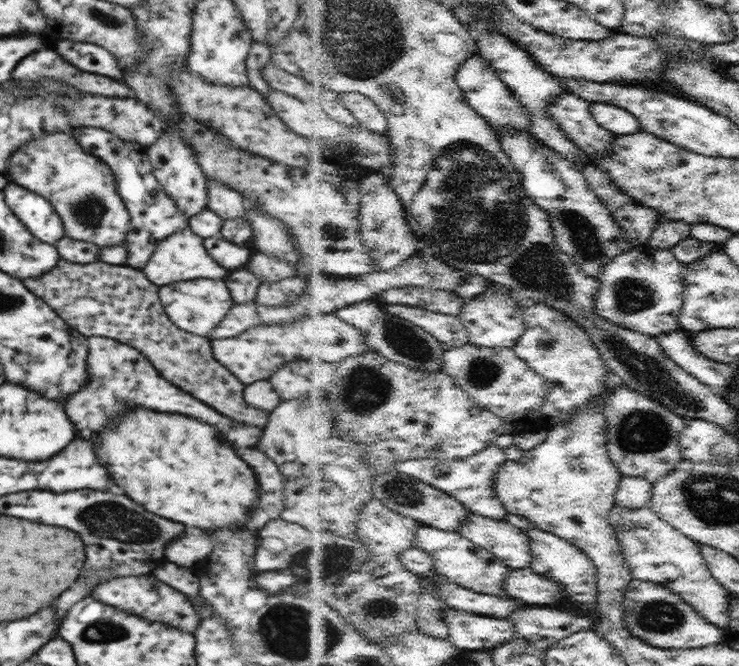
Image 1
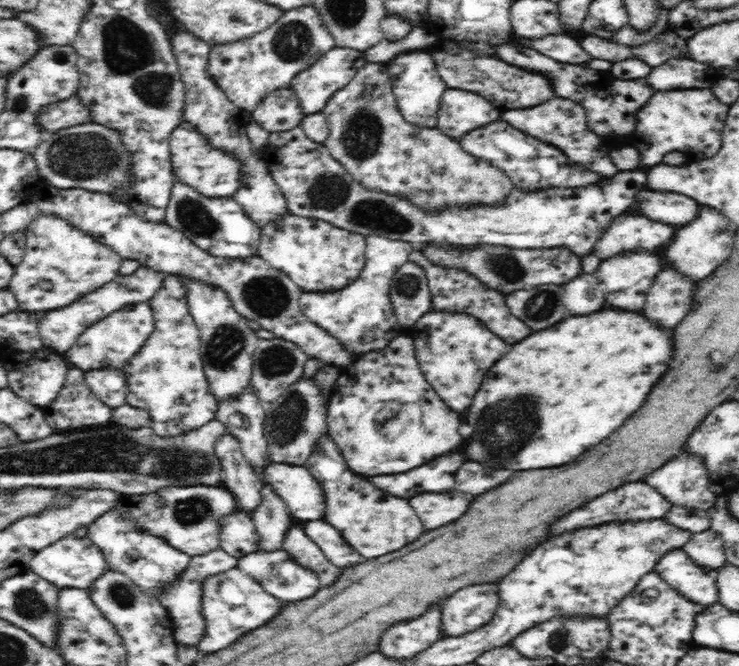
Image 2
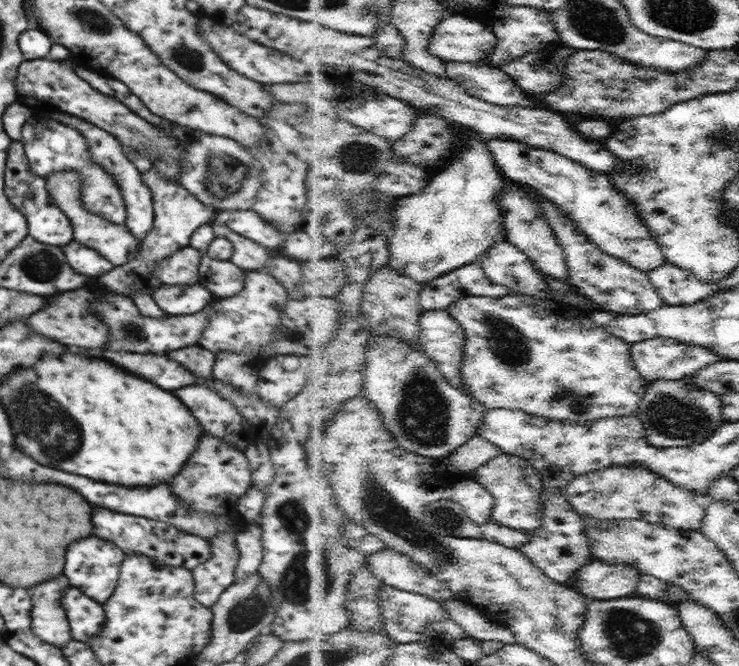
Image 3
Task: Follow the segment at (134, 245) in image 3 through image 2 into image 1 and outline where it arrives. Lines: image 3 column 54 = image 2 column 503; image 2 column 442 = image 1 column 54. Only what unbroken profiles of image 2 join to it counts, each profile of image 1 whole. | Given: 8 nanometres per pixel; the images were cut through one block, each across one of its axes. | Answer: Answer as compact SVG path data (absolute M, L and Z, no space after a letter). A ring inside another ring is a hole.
M50 134L22 145L8 160L4 178L48 200L62 219L66 237L99 247L125 242L131 229L131 220L128 209L118 194L114 173L102 160L82 150L71 134Z

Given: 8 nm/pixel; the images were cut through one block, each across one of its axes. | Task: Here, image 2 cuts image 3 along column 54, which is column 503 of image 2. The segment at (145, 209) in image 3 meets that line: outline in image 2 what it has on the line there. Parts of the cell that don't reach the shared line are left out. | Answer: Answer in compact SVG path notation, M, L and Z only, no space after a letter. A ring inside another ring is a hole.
M555 96L538 106L501 110L501 114L501 119L510 126L560 149L570 163L584 166L588 171L598 173L600 177L608 178L614 176L614 172L620 172L610 160L610 138L600 137L588 128L584 107L579 102Z

